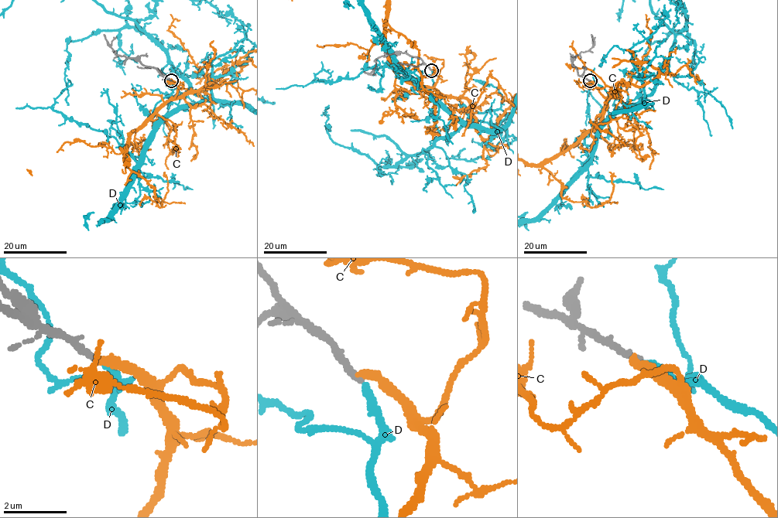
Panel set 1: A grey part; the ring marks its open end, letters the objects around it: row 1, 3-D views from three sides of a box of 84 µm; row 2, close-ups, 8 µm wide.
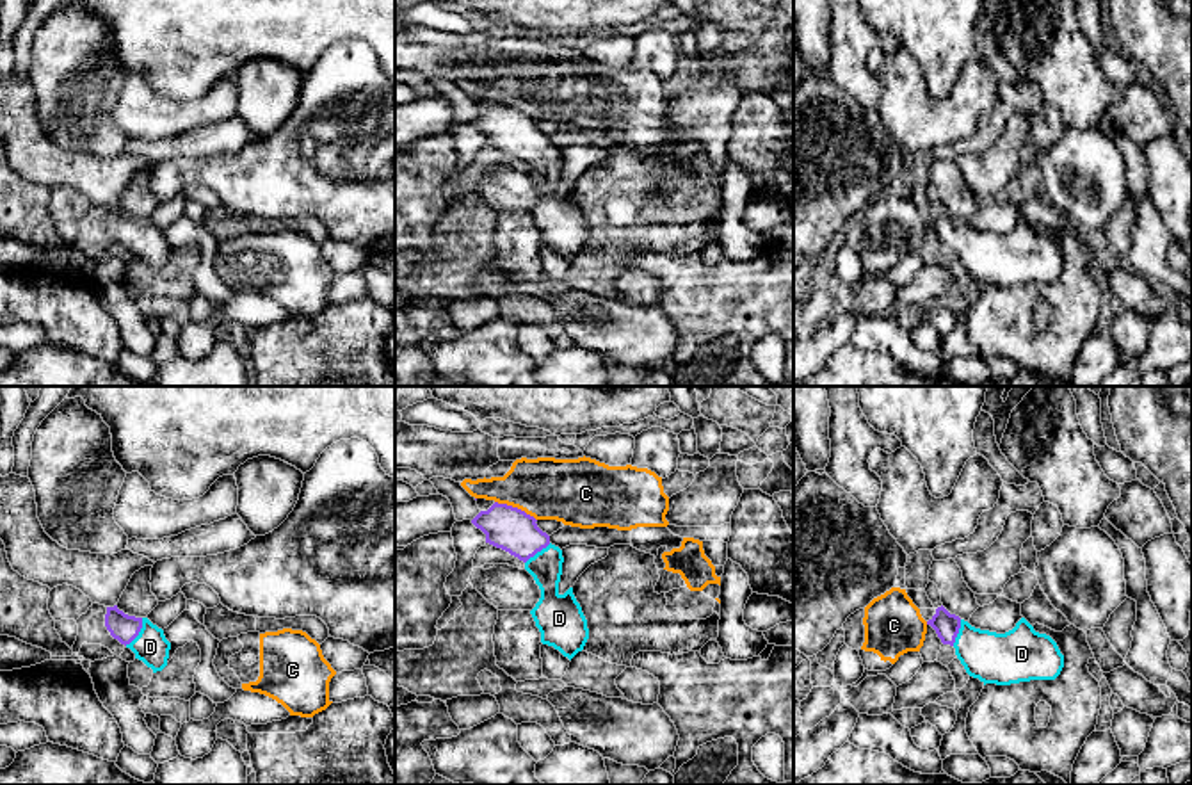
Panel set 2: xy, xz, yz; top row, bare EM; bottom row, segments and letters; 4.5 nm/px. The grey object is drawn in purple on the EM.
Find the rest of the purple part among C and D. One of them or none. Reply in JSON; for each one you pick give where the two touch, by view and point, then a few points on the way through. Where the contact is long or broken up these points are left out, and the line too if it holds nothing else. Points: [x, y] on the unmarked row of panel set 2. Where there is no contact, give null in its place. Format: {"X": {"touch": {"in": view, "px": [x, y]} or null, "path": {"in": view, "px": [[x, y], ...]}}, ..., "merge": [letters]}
{"D": {"touch": {"in": "xy", "px": [139, 232]}, "path": {"in": "xy", "px": [[125, 230], [139, 232], [150, 248]]}}, "merge": ["D"]}

